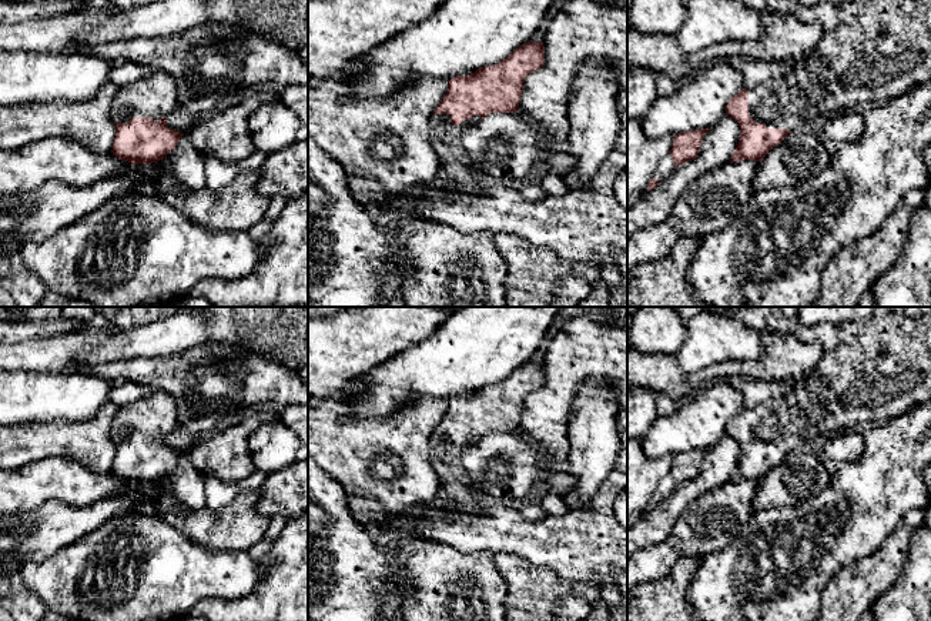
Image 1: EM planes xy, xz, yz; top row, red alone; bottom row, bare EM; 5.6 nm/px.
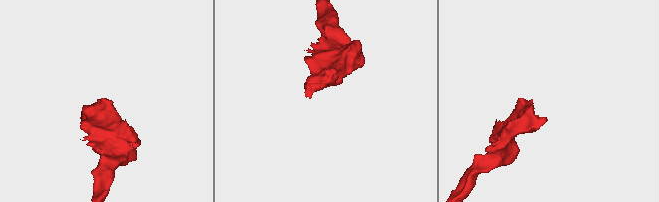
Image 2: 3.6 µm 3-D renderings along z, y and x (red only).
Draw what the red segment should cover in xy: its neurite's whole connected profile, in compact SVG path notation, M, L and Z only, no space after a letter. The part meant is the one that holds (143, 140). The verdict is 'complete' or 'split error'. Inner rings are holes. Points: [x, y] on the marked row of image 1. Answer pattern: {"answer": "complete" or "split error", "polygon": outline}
{"answer": "split error", "polygon": "M148 70L138 81L118 87L110 107L115 126L111 153L131 164L151 164L163 160L178 144L182 133L167 126L167 117L180 108L178 90L173 76Z"}

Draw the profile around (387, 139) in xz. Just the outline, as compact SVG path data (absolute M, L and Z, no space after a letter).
M346 74L308 80L308 136L345 171L346 177L378 181L388 197L423 191L439 181L441 163L429 141L429 121L433 110L448 91L448 81L419 79L402 86L389 97L361 97L346 89Z

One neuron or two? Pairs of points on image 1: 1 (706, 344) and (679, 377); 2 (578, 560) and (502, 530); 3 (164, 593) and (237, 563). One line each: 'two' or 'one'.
1: two
2: one
3: one

